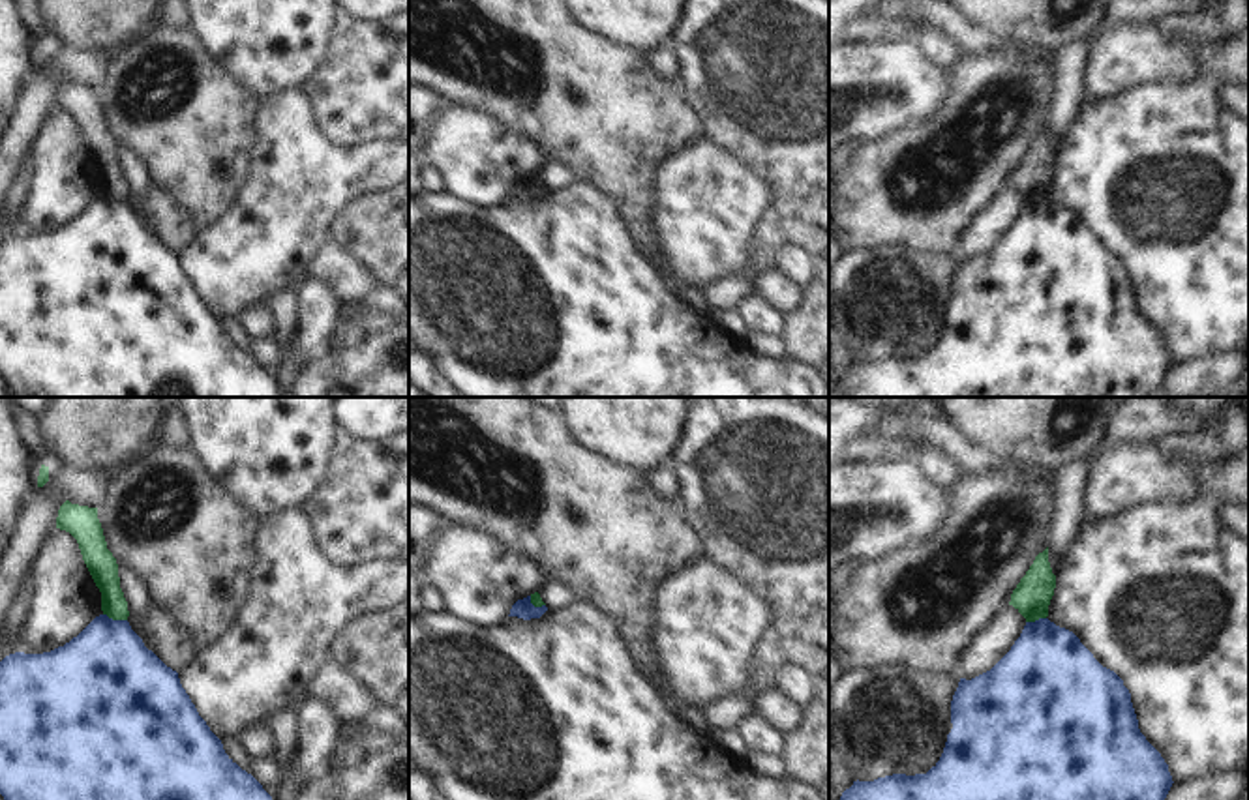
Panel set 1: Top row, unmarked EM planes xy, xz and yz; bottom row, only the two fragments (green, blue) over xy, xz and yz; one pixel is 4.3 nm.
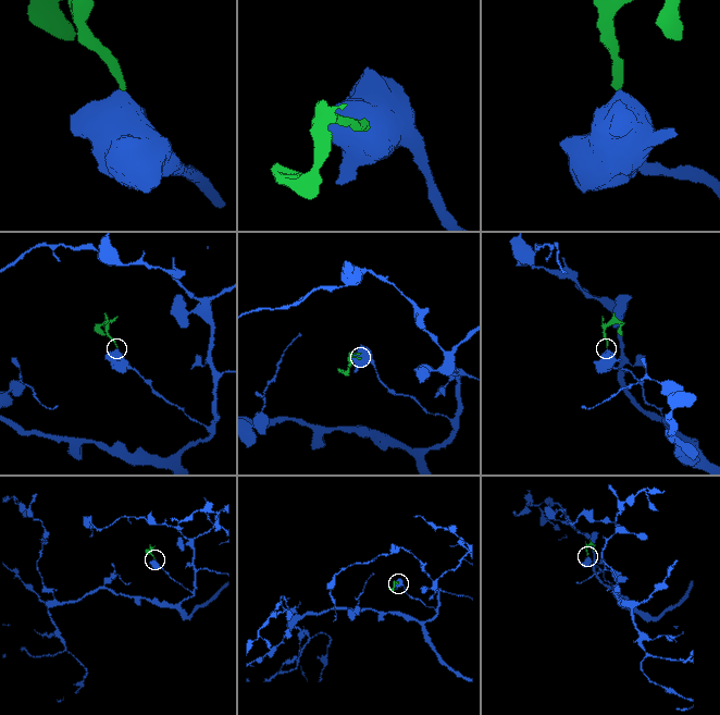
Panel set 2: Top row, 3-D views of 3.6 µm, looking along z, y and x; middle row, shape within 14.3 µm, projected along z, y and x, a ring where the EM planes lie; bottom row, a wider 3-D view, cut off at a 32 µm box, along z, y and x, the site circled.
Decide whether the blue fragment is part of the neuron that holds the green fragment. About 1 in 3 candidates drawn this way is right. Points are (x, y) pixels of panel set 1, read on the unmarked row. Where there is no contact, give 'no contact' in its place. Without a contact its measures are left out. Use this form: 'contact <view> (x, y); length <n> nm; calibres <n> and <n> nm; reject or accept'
contact xy (115, 199); length 110 nm; calibres 120 and 420 nm; reject

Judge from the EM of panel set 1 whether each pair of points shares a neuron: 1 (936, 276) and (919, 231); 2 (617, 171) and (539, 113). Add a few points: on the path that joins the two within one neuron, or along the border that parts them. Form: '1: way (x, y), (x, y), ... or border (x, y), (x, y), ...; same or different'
1: border (886, 246), (957, 255); different
2: way (599, 152), (557, 113); same

